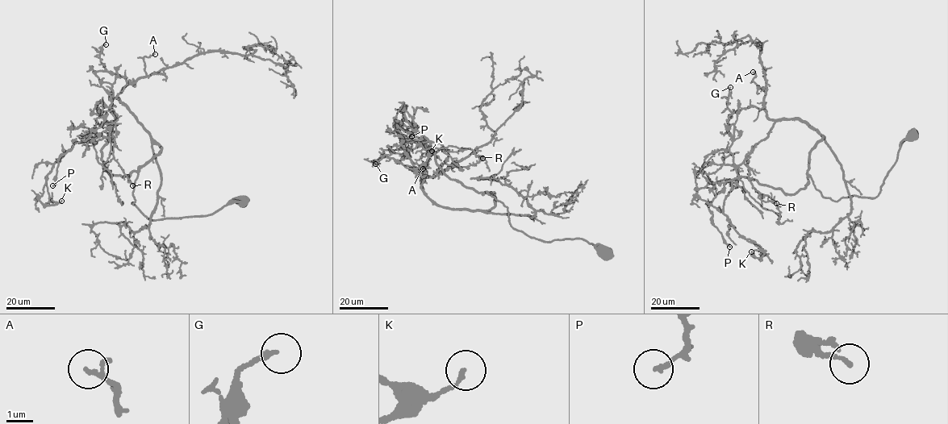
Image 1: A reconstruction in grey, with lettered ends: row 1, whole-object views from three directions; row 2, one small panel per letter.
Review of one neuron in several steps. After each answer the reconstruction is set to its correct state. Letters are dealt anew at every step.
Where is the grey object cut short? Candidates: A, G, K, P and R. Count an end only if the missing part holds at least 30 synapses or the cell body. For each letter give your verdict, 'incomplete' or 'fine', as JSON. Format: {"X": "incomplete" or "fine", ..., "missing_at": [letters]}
{"A": "fine", "G": "fine", "K": "fine", "P": "fine", "R": "fine", "missing_at": []}

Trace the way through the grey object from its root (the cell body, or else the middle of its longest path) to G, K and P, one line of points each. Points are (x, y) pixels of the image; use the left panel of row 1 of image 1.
G: (243, 203), (155, 220), (132, 205), (139, 168), (161, 148), (117, 97), (127, 85), (100, 61), (106, 44)
K: (243, 203), (147, 218), (132, 204), (138, 172), (106, 171), (106, 137), (55, 162), (46, 205), (61, 201)
P: (243, 203), (147, 218), (132, 204), (138, 172), (106, 172), (102, 135), (60, 156), (52, 185)

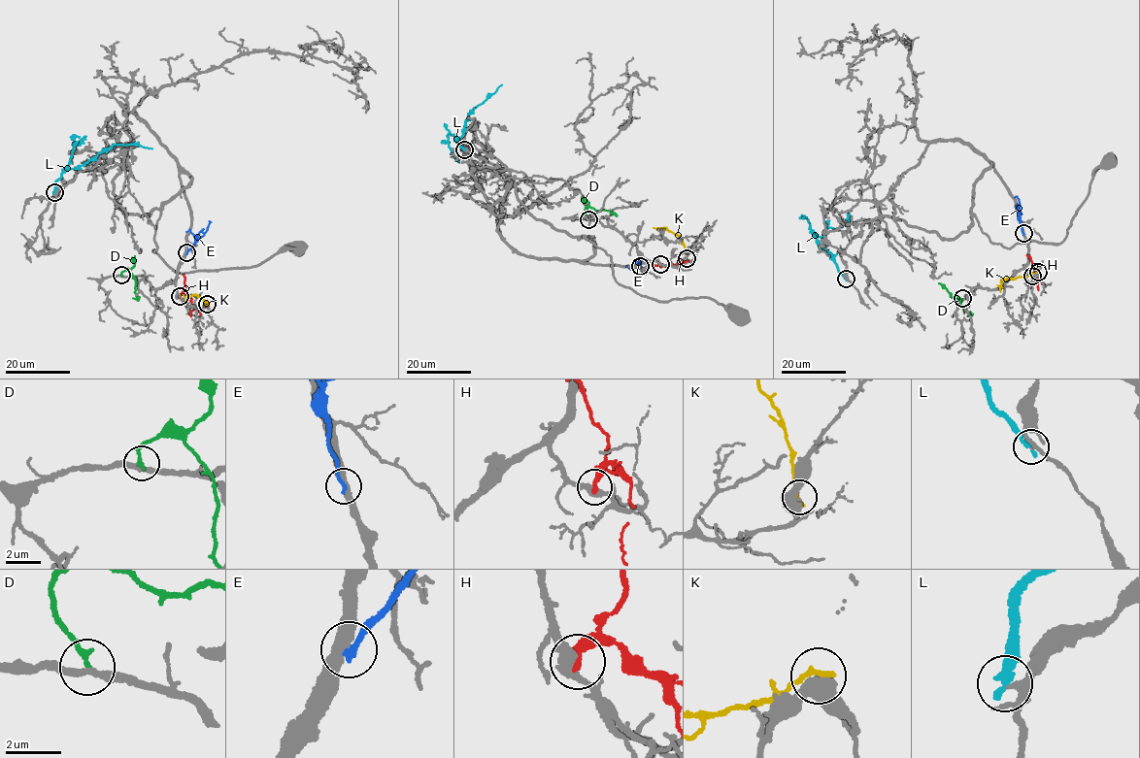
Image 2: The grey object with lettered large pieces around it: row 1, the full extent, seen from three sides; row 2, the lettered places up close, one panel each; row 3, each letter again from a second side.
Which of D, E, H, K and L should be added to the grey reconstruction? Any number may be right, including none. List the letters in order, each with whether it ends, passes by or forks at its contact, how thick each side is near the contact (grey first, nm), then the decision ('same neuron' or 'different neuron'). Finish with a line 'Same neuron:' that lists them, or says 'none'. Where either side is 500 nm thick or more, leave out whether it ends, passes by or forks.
D: it ends | 280/190 nm | different neuron
E: it ends | 400/240 nm | different neuron
H: it ends | 400/360 nm | different neuron
K: it ends | 440/200 nm | different neuron
L: it ends | 170/320 nm | different neuron
Same neuron: none

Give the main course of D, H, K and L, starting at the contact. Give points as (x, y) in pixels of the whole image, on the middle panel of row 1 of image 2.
D: (588, 219), (585, 208), (610, 213)
H: (661, 263), (674, 265), (681, 260)
K: (687, 258), (679, 237), (665, 227), (659, 228)
L: (464, 149), (456, 142), (465, 120), (474, 108), (502, 84)

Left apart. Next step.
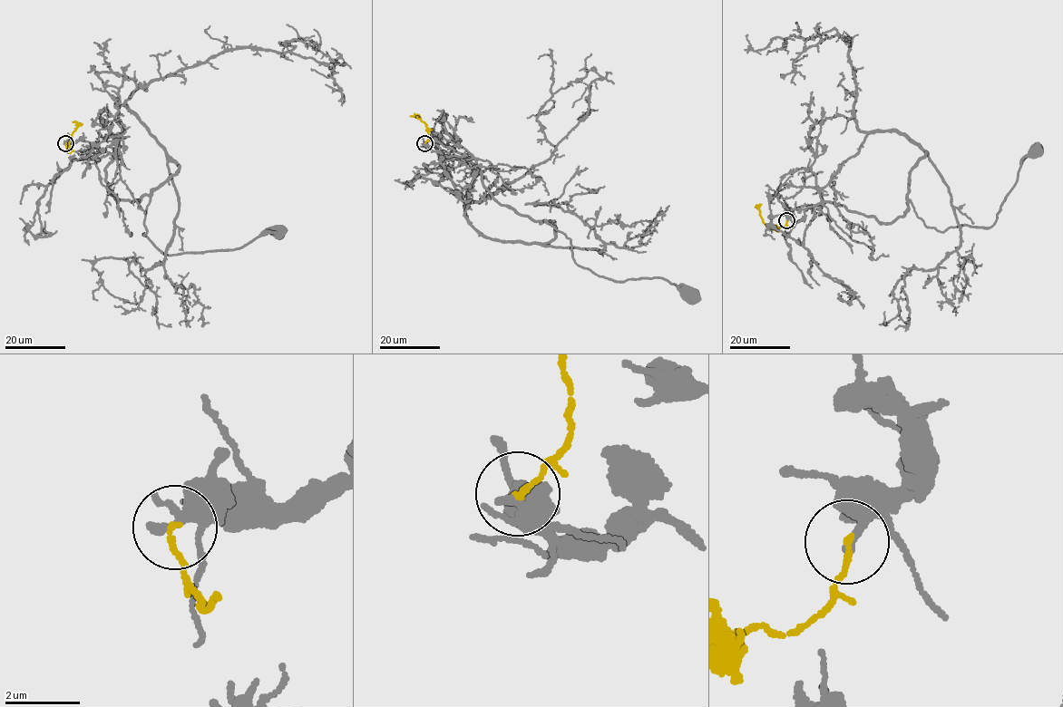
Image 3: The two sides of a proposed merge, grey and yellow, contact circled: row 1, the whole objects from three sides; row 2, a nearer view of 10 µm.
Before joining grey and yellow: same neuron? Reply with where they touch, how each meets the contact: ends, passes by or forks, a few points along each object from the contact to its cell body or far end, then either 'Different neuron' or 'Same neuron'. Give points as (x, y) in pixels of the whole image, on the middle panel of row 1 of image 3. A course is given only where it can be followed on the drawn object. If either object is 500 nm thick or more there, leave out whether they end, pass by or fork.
Place: (424, 143). At the ring grey passes by. At the ring yellow ends. Course of grey: (424, 143), (473, 158), (492, 197), (560, 231), (570, 239), (577, 264), (617, 281), (663, 278), (696, 295). Course of yellow: (424, 143), (429, 138), (425, 123), (416, 116), (409, 116). Same neuron

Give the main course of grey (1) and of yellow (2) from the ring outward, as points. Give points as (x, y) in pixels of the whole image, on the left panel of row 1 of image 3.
1: (65, 143), (113, 154), (108, 186), (118, 198), (151, 195), (142, 235), (163, 253), (234, 250), (279, 234)
2: (65, 144), (69, 150), (72, 134), (77, 125), (75, 121), (72, 121)

